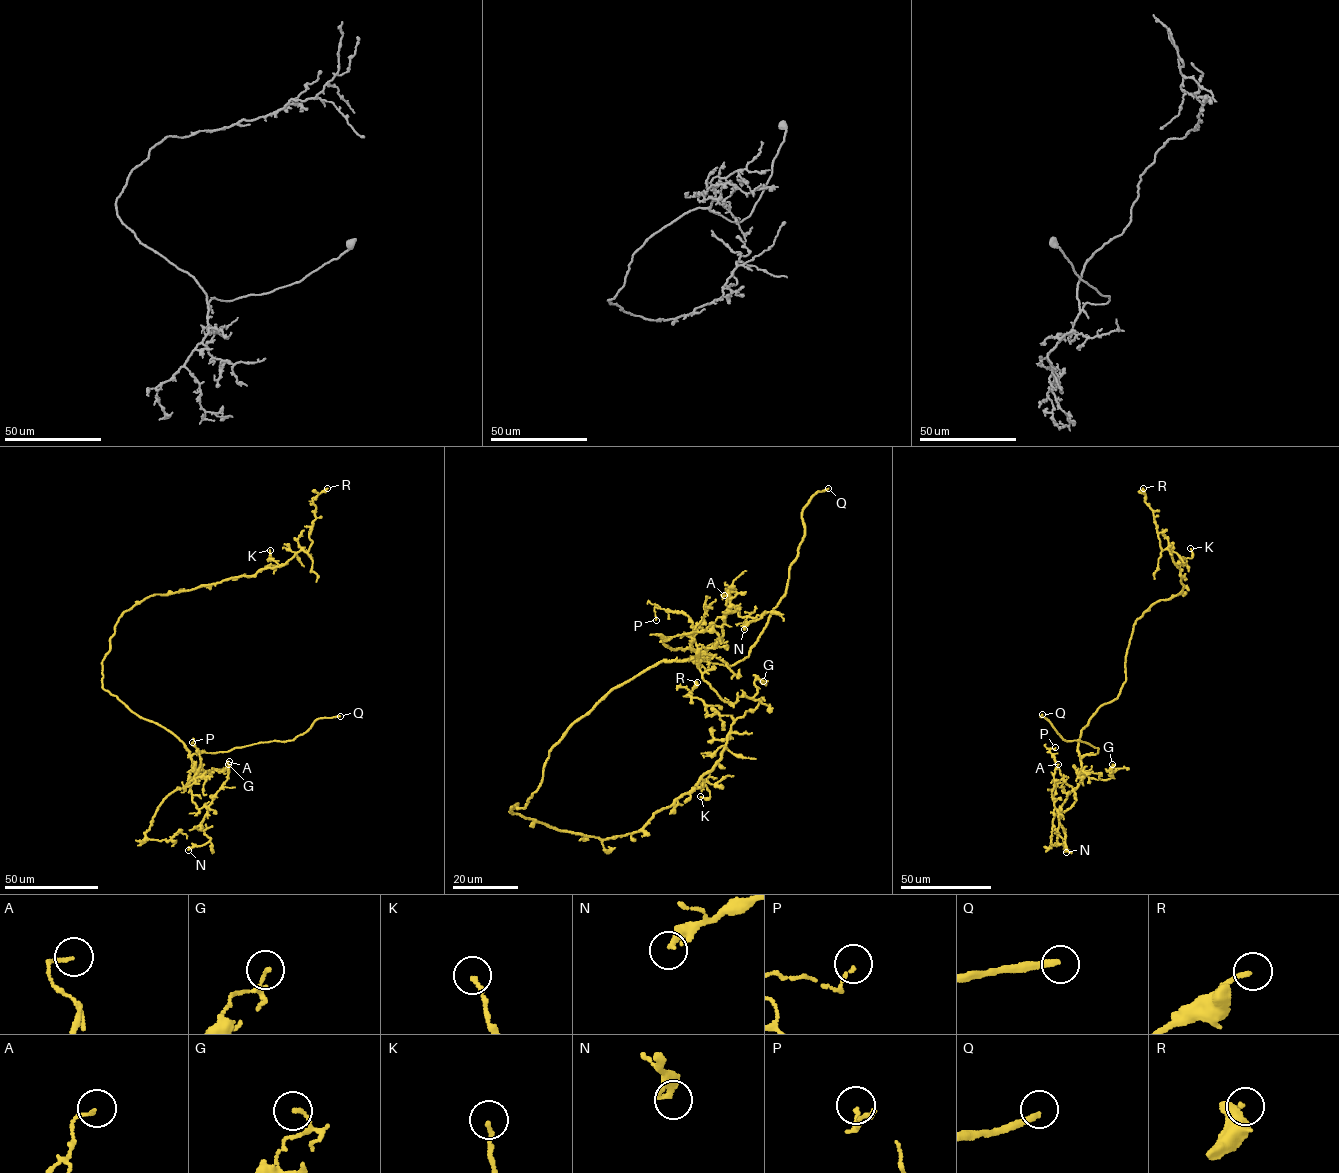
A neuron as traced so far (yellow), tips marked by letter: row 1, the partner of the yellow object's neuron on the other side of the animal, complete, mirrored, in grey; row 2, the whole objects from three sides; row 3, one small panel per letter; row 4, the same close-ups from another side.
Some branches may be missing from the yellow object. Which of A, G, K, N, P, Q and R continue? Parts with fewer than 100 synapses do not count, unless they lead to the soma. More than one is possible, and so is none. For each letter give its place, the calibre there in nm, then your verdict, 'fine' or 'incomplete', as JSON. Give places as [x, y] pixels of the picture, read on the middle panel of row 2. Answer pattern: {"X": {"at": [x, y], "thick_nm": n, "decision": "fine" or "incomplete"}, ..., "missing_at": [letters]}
{"A": {"at": [724, 595], "thick_nm": 110, "decision": "fine"}, "G": {"at": [763, 681], "thick_nm": 140, "decision": "fine"}, "K": {"at": [700, 796], "thick_nm": 140, "decision": "fine"}, "N": {"at": [744, 629], "thick_nm": 240, "decision": "fine"}, "P": {"at": [656, 620], "thick_nm": 70, "decision": "fine"}, "Q": {"at": [828, 488], "thick_nm": 220, "decision": "incomplete"}, "R": {"at": [697, 682], "thick_nm": 170, "decision": "fine"}, "missing_at": ["Q"]}

